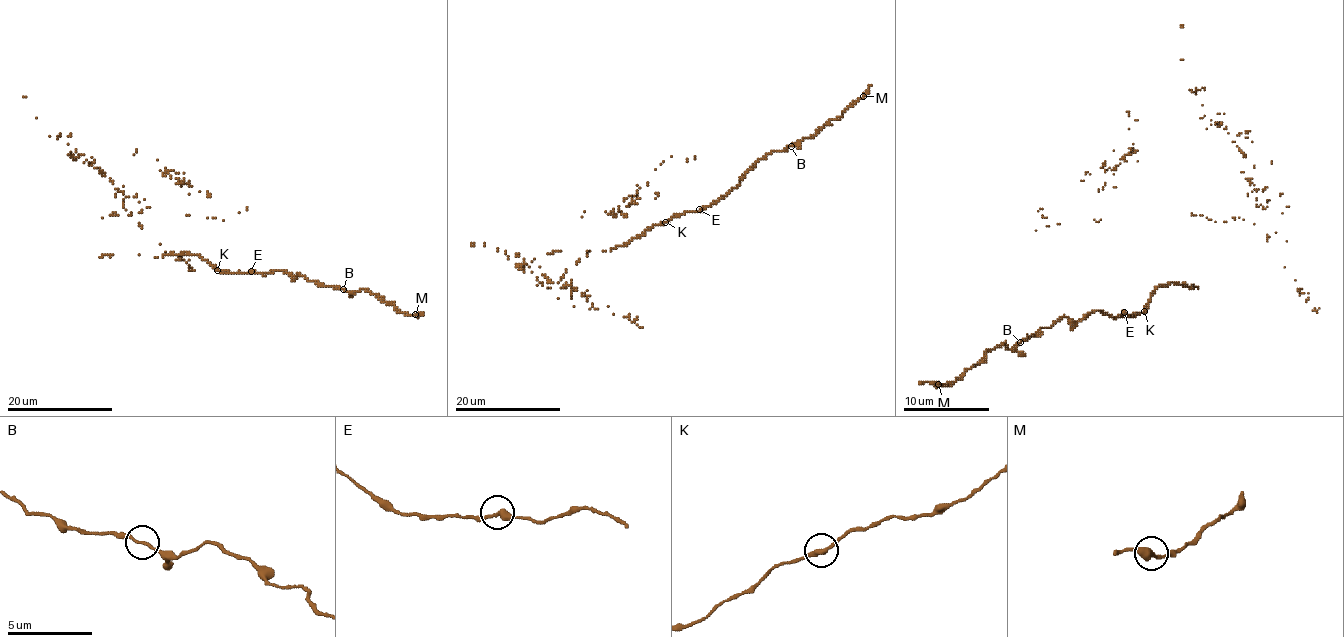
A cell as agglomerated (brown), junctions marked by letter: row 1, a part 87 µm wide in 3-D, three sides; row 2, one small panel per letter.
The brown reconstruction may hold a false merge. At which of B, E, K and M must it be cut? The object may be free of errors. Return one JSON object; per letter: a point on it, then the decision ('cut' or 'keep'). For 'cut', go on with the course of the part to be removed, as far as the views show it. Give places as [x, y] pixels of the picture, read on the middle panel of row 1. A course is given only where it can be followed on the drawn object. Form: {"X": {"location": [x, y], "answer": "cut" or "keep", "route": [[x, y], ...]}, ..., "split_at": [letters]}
{"B": {"location": [791, 146], "answer": "keep"}, "E": {"location": [699, 209], "answer": "keep"}, "K": {"location": [665, 222], "answer": "keep"}, "M": {"location": [863, 96], "answer": "keep"}, "split_at": []}

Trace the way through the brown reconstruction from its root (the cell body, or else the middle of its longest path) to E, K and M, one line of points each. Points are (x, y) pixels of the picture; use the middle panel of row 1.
E: (632, 240), (653, 225), (667, 223), (688, 211), (699, 209)
K: (632, 240), (665, 221)
M: (632, 240), (674, 216), (710, 207), (734, 188), (761, 158), (813, 137), (863, 96)

